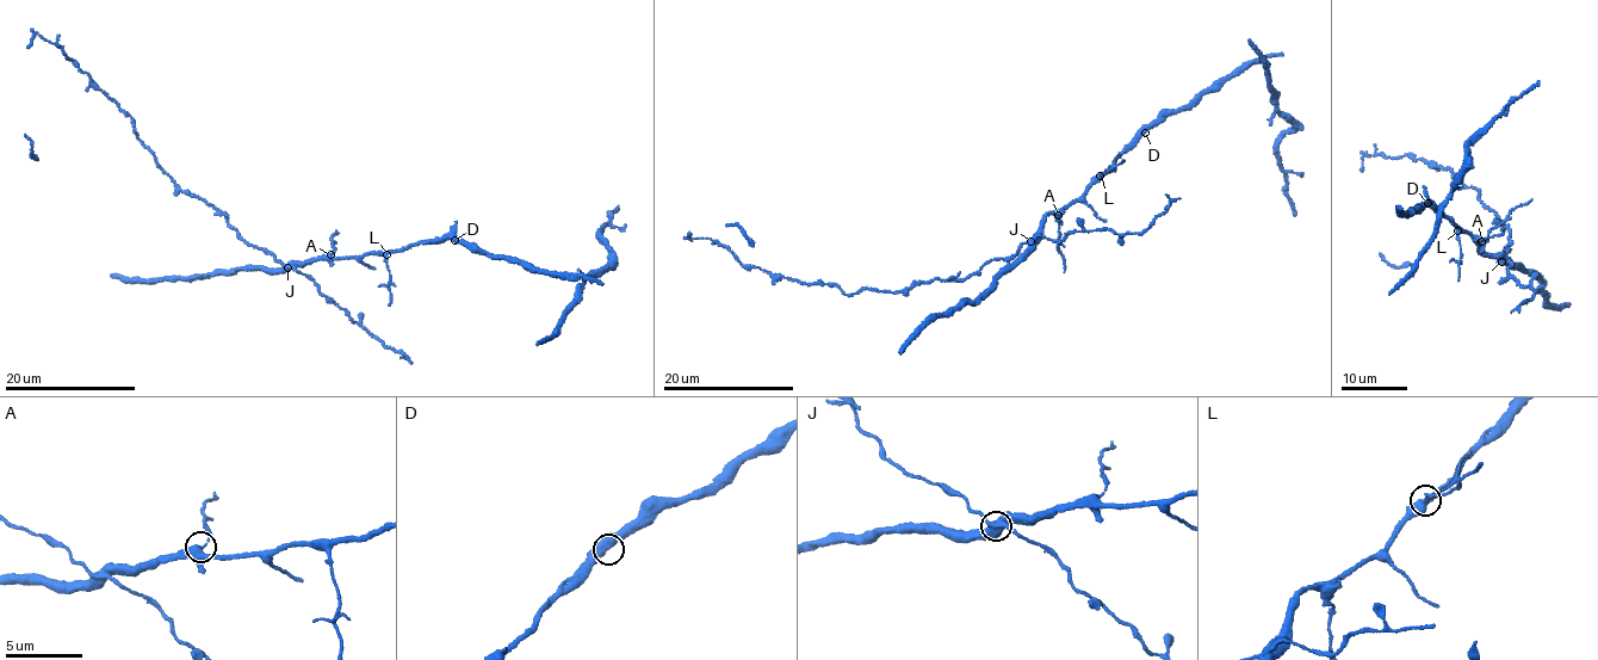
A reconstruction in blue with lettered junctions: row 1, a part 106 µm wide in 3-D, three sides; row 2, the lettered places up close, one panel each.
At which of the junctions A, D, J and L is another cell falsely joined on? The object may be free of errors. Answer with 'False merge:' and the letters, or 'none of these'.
False merge: J

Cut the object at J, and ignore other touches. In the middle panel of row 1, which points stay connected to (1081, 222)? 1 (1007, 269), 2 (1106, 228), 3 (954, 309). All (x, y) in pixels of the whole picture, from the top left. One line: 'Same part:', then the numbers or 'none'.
Same part: 2

